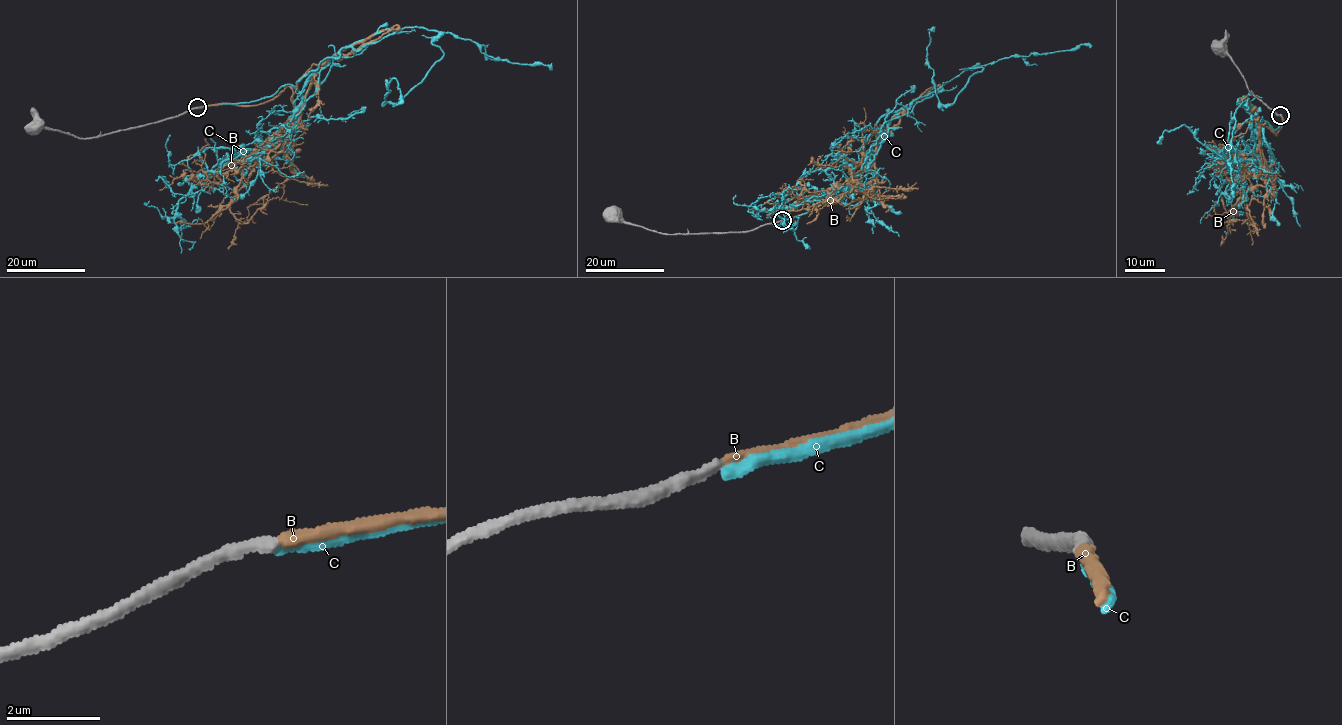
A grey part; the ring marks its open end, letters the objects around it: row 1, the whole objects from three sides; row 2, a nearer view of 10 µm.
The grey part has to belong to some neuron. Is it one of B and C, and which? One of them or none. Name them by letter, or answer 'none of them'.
B

